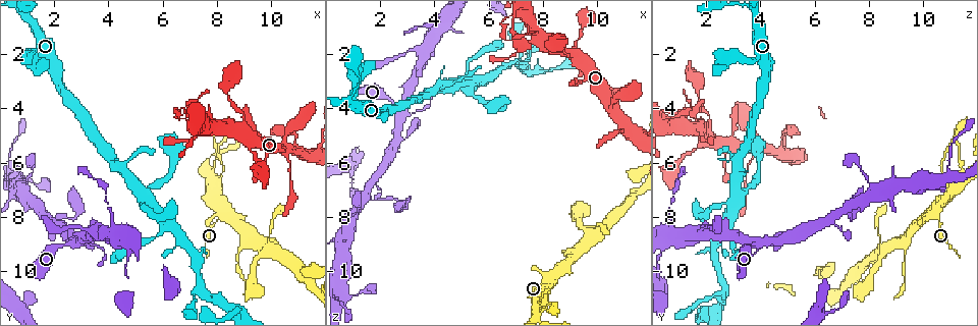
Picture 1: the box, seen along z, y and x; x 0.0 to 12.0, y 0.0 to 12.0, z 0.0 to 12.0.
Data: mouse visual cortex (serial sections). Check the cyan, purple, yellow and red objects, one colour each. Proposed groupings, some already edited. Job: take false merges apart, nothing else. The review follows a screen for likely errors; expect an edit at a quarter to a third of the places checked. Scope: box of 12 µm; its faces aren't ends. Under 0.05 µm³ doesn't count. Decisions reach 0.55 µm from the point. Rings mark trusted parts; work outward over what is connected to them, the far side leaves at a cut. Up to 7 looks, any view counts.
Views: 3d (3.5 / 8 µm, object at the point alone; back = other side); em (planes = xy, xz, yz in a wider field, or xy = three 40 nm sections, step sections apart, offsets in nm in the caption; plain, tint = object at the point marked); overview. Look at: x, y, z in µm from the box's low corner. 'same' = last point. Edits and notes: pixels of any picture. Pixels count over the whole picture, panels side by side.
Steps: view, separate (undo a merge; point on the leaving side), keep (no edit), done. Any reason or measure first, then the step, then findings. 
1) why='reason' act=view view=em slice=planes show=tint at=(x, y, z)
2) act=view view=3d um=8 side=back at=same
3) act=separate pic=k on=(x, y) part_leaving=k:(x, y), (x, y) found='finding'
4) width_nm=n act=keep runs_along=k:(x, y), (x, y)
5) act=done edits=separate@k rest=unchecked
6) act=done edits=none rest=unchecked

why='three arms meet' act=view view=3d um=8 at=(6.2, 8.0, 2.8)

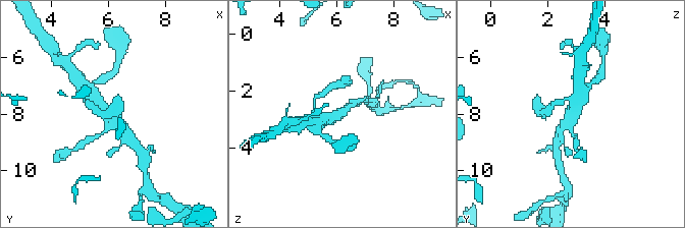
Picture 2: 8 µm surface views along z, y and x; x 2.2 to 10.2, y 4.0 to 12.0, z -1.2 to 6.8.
arms=3 arm_widths_nm=100,250,450 why='need the tissue' act=view view=em slice=xy step=2 show=tint at=(6.1, 8.0, 2.7)

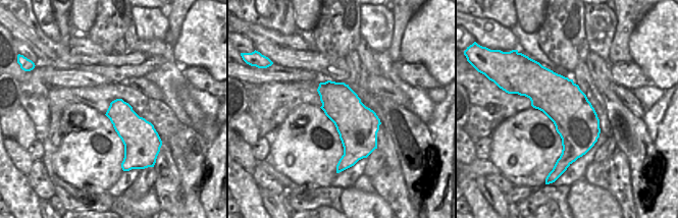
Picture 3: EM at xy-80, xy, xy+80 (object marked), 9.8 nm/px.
act=keep runs_along=2:(91, 97), (109, 112), (132, 135) found='one cell here'

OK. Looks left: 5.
why='calibre changes' act=view view=3d um=8 at=(8.8, 4.2, 2.0)

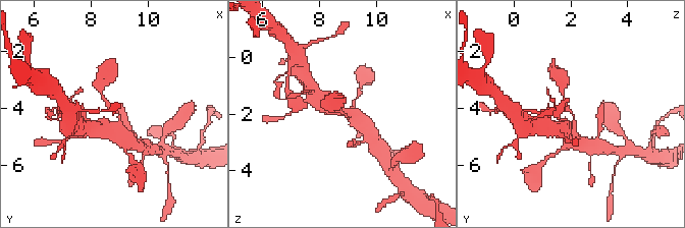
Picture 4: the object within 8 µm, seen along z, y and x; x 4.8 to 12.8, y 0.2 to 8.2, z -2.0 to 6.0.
why='shape alone is not enough' act=view view=em slice=xy step=2 show=tint at=(8.8, 4.0, 2.0)

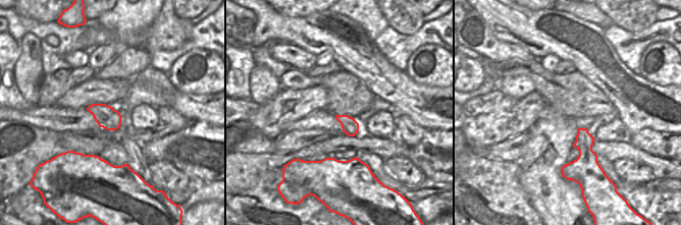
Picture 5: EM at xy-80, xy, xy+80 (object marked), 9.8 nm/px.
act=keep runs_along=4:(123, 136), (118, 115), (107, 104), (100, 87) found='one cell here'

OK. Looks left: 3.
why='looks like a crossing' act=view view=3d um=3.5 side=back at=(10.5, 5.4, 3.9)

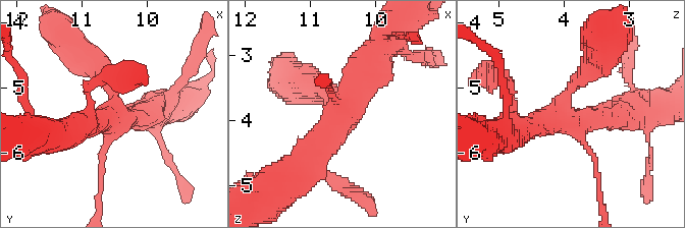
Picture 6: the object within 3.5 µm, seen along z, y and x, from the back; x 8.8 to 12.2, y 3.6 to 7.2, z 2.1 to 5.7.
why='need the tissue' act=view view=em slice=xy step=2 show=tint at=(10.40, 5.50, 3.95)

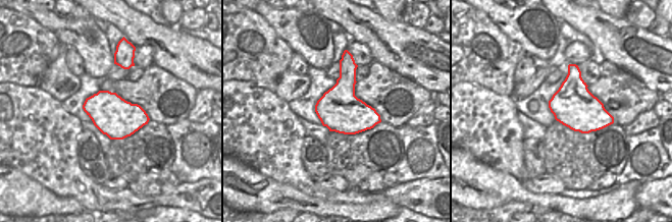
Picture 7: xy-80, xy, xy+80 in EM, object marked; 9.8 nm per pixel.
act=keep found='continuous, no second cell'

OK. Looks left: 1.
act=done edits=none rest=unchecked

